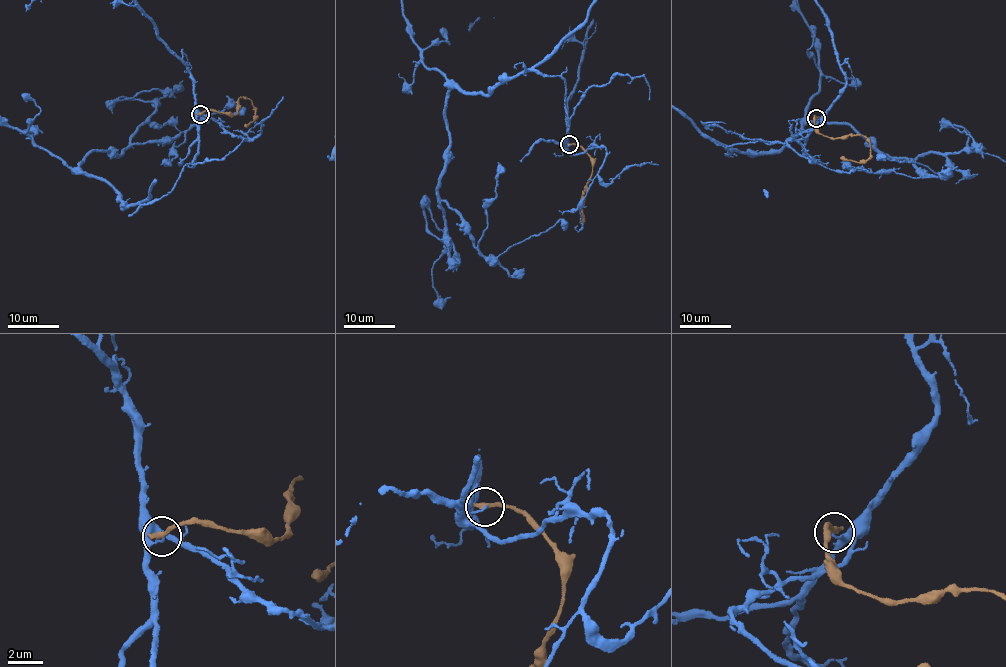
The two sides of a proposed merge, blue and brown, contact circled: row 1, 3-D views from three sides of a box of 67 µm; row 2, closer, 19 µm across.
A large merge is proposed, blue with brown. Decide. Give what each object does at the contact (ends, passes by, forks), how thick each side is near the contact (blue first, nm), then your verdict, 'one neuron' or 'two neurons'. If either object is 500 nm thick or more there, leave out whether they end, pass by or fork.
blue ends there; brown ends there; 110 nm thick on the blue side, 340 nm on the other; two neurons

